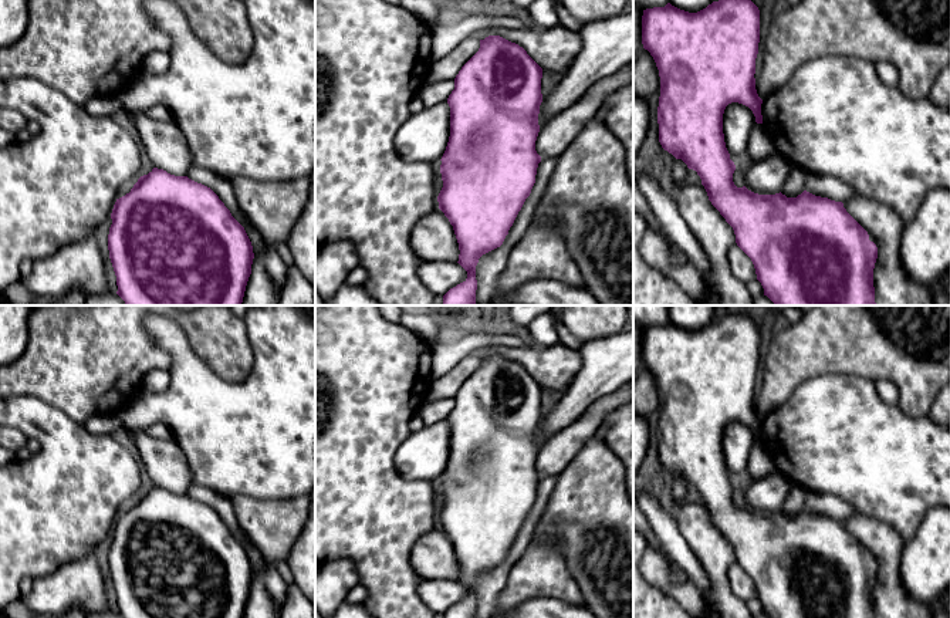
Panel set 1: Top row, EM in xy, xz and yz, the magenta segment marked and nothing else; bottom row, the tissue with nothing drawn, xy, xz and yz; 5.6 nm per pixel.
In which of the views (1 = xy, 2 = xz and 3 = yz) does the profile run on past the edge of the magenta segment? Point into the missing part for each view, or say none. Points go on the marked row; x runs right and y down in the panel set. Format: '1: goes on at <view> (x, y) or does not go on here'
1: does not go on here
2: does not go on here
3: does not go on here

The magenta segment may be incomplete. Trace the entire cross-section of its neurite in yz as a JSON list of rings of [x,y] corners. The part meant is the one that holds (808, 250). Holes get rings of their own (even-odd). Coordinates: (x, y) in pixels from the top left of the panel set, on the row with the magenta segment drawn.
[[[719,0],[697,13],[680,10],[670,3],[643,10],[642,44],[650,53],[660,77],[657,107],[659,142],[689,169],[697,172],[709,200],[733,227],[737,246],[751,259],[757,280],[775,305],[876,305],[873,269],[878,247],[868,232],[846,212],[842,202],[804,190],[797,197],[758,195],[733,182],[734,162],[726,148],[723,114],[728,104],[748,107],[757,124],[763,124],[761,104],[755,90],[755,58],[760,43],[760,10],[751,0]]]

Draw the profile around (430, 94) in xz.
[[[440,80],[423,85],[417,97],[422,99],[425,107],[433,107],[437,102],[447,101],[453,90],[454,90],[453,80]]]

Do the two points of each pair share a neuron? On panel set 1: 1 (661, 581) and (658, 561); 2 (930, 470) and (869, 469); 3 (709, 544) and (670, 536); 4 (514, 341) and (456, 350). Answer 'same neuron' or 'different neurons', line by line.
1: same neuron
2: same neuron
3: different neurons
4: same neuron

